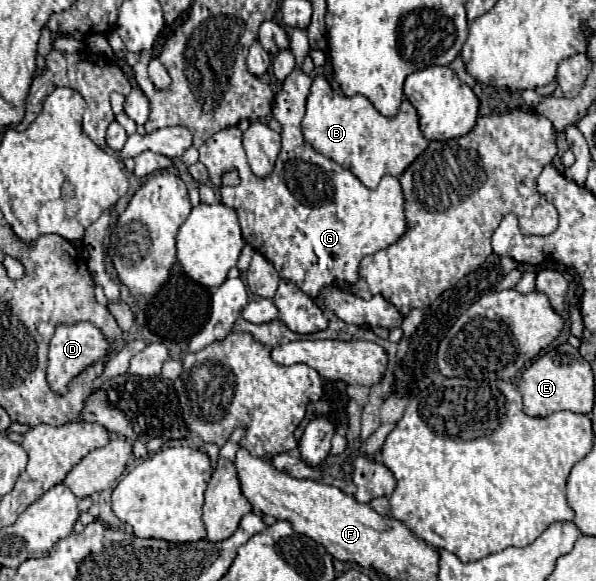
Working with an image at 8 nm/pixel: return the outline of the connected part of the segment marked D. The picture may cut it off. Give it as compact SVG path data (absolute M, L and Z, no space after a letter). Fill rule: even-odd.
M75 322L75 324L59 324L49 346L49 366L47 366L47 384L49 388L63 396L69 392L69 384L83 370L87 370L97 360L103 360L105 354L113 348L113 342L91 322Z

